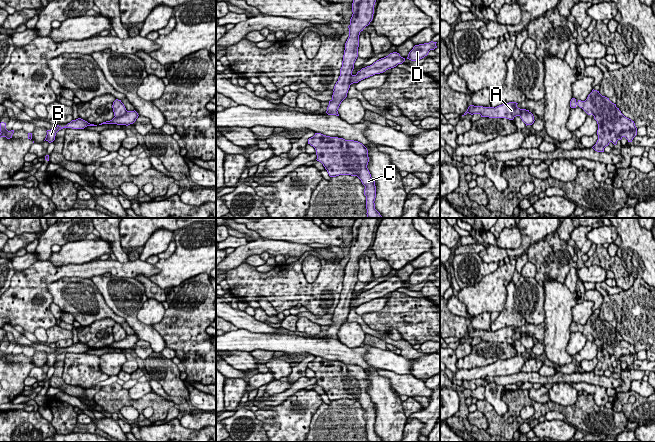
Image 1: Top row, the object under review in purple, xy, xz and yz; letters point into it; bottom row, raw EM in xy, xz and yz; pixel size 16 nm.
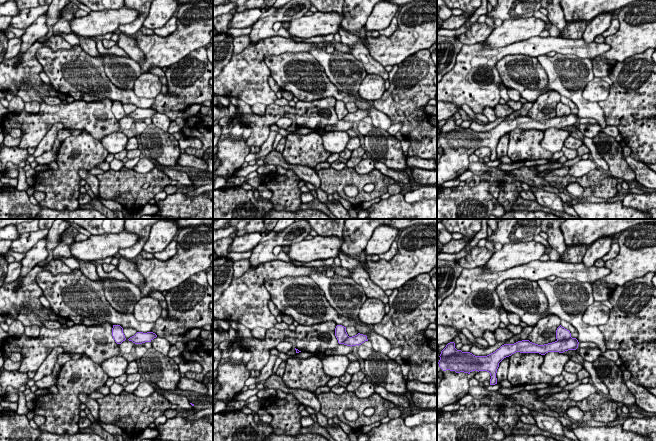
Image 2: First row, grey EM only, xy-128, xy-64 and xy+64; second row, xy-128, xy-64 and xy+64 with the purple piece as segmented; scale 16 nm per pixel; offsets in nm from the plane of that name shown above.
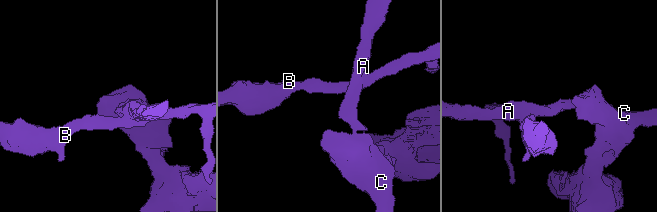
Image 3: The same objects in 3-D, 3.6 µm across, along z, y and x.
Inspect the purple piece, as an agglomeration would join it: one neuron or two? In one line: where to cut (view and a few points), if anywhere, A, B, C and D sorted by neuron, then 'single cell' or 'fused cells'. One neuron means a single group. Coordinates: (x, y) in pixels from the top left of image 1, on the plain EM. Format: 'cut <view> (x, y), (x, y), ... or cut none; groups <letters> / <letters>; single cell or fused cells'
cut xy (127, 335), (115, 341); groups A C / B D; fused cells

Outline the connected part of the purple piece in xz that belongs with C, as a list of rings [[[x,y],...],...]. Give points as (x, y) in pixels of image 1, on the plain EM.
[[[321,357],[308,363],[316,374],[317,385],[321,386],[330,401],[339,399],[357,400],[365,410],[367,442],[382,442],[375,433],[376,410],[367,392],[367,372],[360,366],[330,361]]]

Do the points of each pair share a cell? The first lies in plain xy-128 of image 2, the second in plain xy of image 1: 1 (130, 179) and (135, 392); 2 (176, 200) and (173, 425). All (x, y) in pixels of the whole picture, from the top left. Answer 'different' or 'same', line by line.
1: different
2: same

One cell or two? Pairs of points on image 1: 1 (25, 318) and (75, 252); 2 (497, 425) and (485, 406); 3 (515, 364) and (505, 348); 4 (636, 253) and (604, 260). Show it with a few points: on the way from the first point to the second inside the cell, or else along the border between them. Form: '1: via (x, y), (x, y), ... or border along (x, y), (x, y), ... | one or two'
1: border along (47, 260), (54, 265), (82, 264), (89, 261) | two
2: via (492, 420), (488, 411) | one
3: border along (515, 355), (509, 358), (498, 359), (489, 364) | two
4: border along (616, 254), (620, 258), (623, 267), (633, 277) | two

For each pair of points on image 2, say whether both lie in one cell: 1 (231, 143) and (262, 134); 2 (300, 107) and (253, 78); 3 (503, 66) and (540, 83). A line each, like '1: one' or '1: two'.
1: two
2: two
3: one

